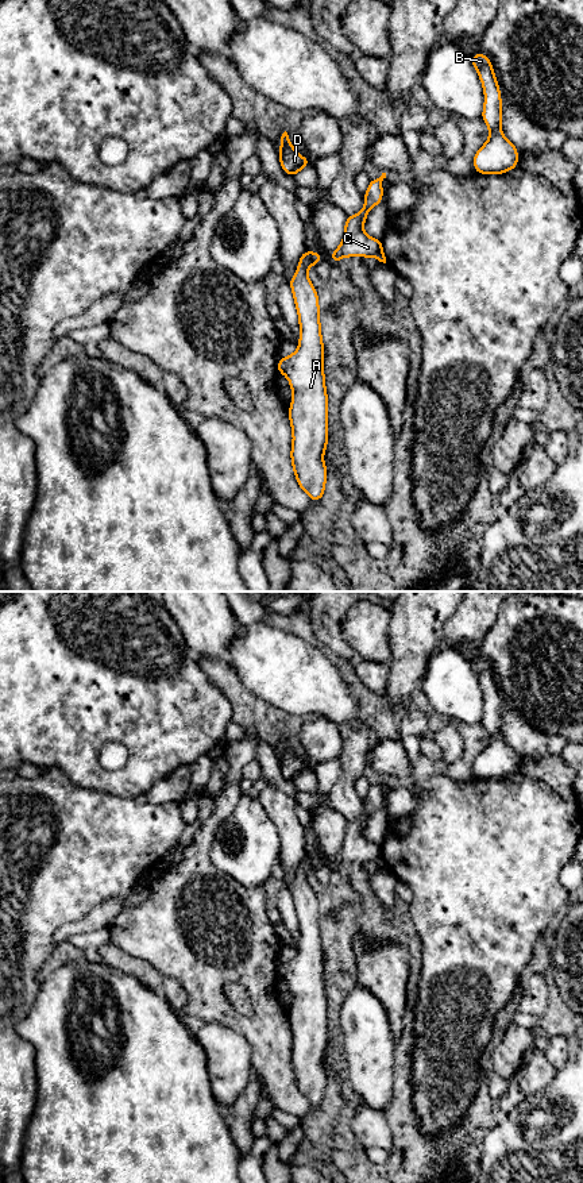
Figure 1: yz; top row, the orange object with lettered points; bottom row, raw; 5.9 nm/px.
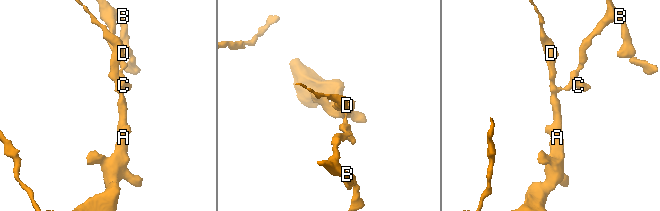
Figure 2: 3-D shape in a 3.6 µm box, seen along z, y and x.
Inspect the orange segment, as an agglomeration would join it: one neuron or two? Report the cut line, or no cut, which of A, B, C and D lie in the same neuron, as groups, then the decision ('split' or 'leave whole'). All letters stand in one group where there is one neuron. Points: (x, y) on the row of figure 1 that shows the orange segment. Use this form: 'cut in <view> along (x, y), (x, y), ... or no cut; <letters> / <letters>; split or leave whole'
no cut; A B C D; leave whole

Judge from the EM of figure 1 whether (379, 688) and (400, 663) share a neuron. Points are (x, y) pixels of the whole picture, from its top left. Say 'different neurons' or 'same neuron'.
different neurons

